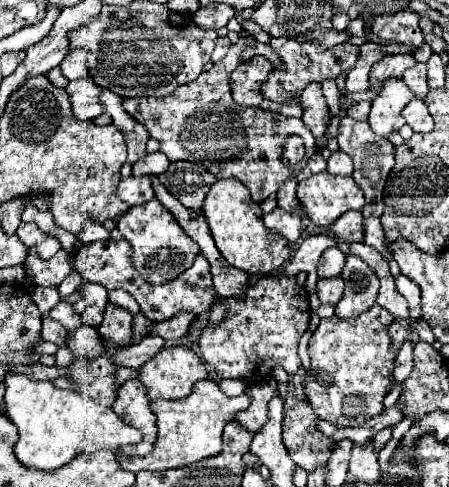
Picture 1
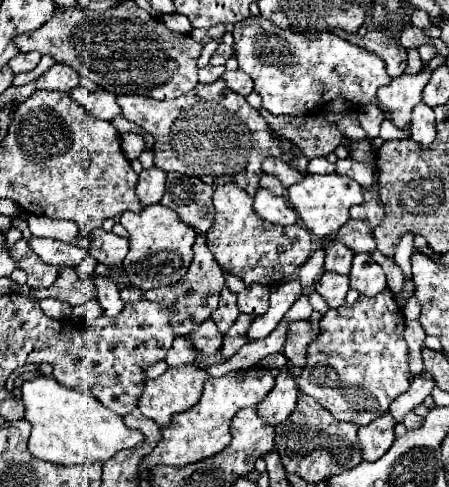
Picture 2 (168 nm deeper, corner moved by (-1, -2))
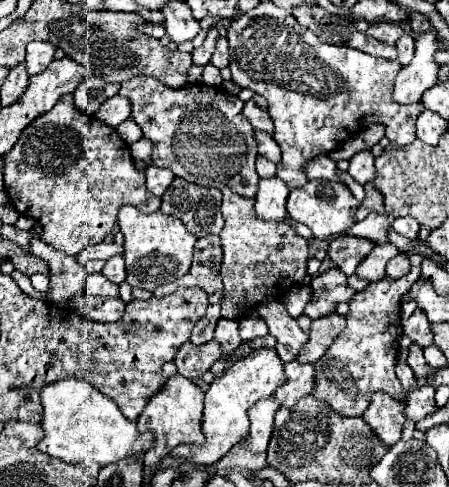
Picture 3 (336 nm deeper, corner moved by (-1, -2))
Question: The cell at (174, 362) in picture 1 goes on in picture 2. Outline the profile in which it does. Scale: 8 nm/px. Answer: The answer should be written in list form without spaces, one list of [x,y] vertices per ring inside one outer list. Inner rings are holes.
[[[184,364],[178,368],[168,368],[162,376],[158,376],[156,380],[148,380],[144,382],[144,392],[138,400],[138,408],[146,418],[152,418],[158,426],[166,426],[172,418],[172,414],[176,412],[184,412],[188,408],[192,408],[204,388],[204,382],[210,378],[210,374],[204,368],[198,368],[194,364]]]

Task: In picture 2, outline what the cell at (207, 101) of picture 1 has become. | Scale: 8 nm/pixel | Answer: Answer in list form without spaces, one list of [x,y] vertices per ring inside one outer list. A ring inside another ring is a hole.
[[[222,78],[212,84],[198,84],[192,92],[178,96],[176,100],[152,100],[148,96],[120,96],[118,106],[122,108],[122,116],[136,126],[144,128],[154,136],[154,162],[164,172],[180,172],[186,176],[200,176],[206,184],[220,186],[226,182],[236,182],[244,192],[256,196],[260,188],[262,168],[260,164],[268,156],[278,156],[284,162],[292,160],[292,154],[284,152],[282,140],[274,136],[274,130],[266,124],[262,114],[248,106],[246,98],[232,92]]]

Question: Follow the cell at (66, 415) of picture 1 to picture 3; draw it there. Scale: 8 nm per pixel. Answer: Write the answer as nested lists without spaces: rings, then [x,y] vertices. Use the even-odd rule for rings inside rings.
[[[58,380],[44,386],[40,398],[44,406],[44,438],[38,444],[38,450],[48,456],[68,464],[90,466],[92,462],[98,462],[100,466],[106,466],[126,458],[140,458],[154,448],[154,432],[140,434],[136,422],[124,418],[120,408],[86,380]]]

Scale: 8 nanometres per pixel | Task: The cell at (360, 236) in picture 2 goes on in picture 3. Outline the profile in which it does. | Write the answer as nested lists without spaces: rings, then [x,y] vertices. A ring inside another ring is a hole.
[[[370,212],[364,220],[358,222],[358,236],[360,238],[368,238],[368,240],[372,240],[376,244],[384,244],[384,242],[388,242],[386,230],[394,222],[394,218],[396,216],[392,216],[392,214]]]

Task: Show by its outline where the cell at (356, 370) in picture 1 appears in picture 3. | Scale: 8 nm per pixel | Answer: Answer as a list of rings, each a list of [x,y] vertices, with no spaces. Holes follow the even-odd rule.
[[[412,248],[406,250],[406,254],[412,260],[410,274],[398,280],[370,282],[368,288],[358,292],[350,300],[350,310],[346,314],[346,328],[332,342],[326,354],[316,362],[314,396],[318,400],[328,402],[342,416],[362,416],[364,410],[368,408],[372,392],[376,390],[384,390],[390,396],[406,400],[406,392],[394,374],[398,338],[402,334],[400,302],[402,294],[406,294],[420,276],[420,262],[424,260],[424,254]]]

